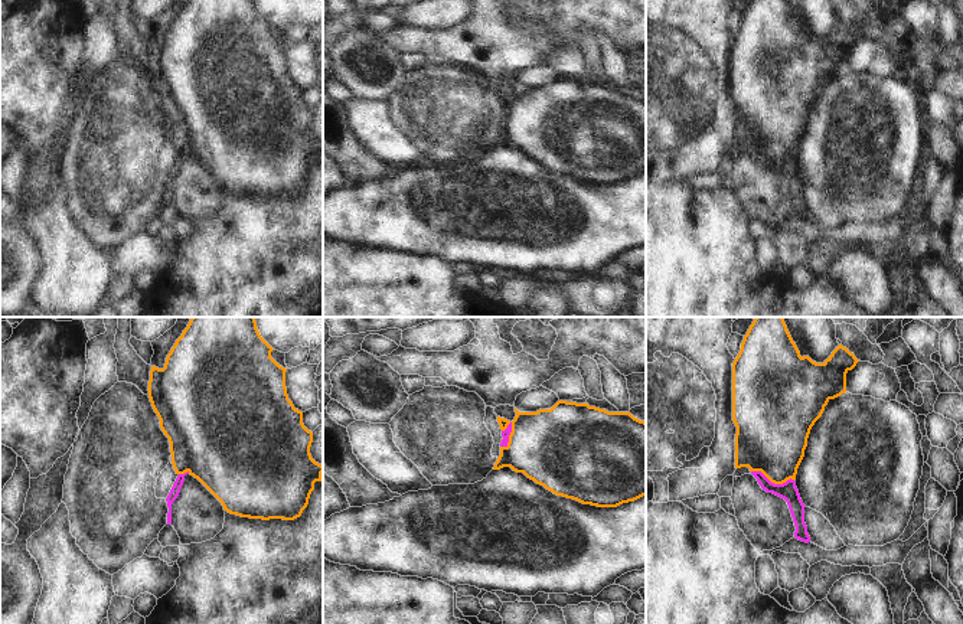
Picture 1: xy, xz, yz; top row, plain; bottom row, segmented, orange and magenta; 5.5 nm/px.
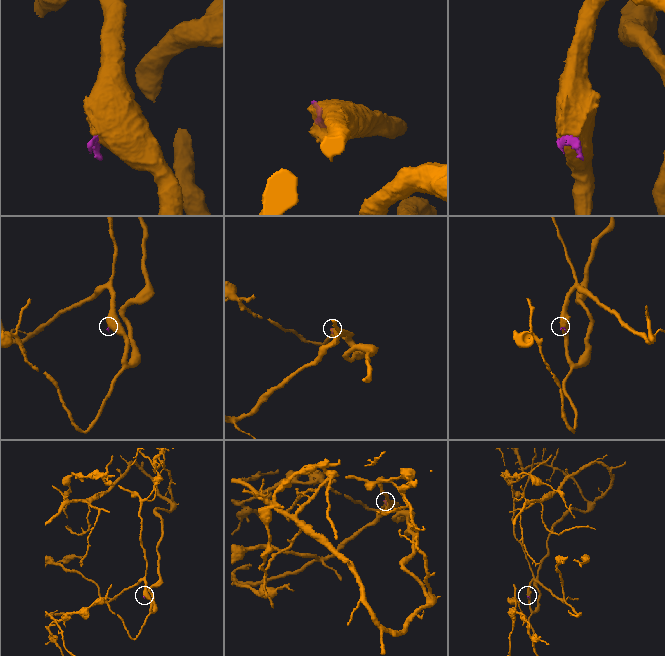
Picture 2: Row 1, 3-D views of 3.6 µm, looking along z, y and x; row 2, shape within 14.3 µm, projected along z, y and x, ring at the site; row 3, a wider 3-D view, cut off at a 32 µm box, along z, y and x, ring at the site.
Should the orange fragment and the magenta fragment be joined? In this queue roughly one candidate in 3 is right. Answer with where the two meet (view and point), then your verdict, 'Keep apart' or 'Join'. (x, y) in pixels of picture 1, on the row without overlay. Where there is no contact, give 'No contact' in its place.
Touches orange at yz (773, 159). Keep apart

